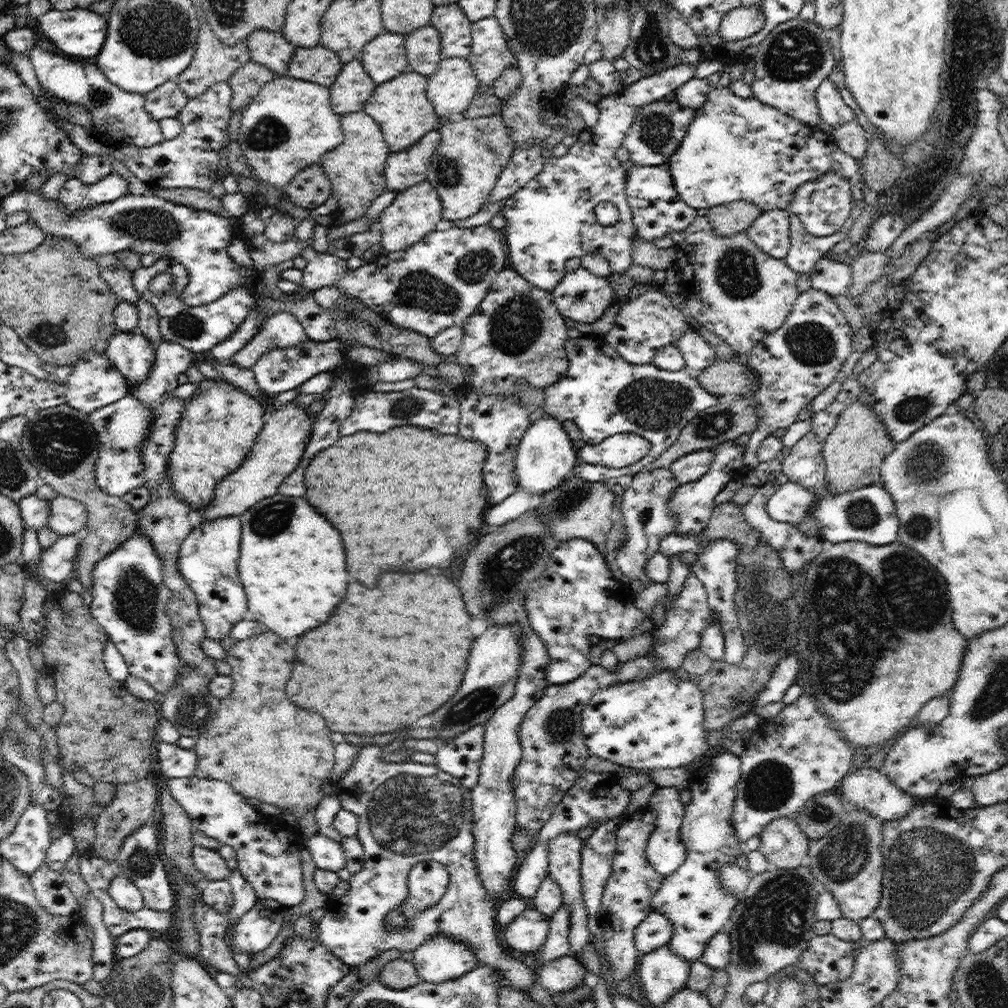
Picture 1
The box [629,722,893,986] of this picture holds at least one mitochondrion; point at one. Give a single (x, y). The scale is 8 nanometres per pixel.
(777, 916)

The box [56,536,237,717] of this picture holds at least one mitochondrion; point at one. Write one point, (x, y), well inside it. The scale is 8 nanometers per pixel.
(135, 596)

